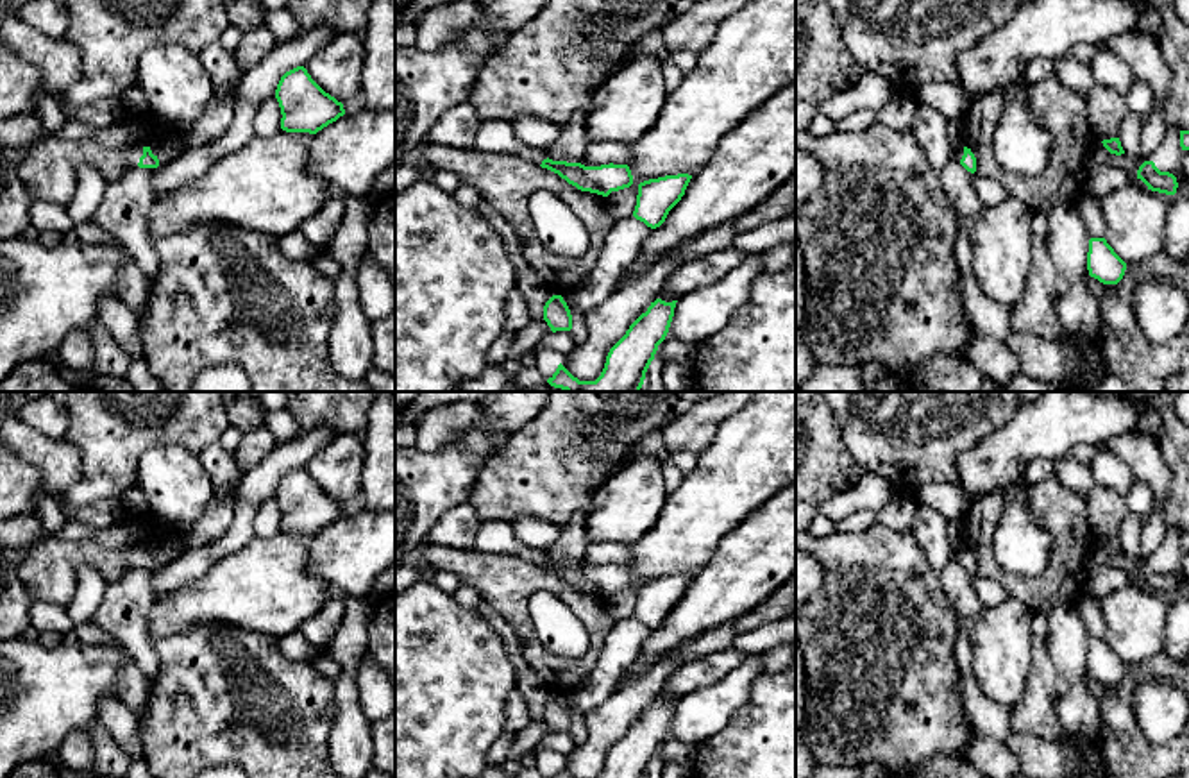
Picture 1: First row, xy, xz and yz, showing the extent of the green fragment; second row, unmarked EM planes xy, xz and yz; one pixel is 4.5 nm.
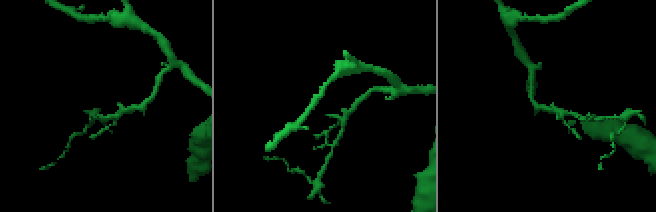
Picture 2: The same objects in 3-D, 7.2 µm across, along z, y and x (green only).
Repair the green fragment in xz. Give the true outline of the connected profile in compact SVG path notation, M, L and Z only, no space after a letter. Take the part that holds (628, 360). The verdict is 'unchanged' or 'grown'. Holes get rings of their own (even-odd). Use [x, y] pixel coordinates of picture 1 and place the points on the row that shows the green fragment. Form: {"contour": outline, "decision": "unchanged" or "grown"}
{"contour": "M656 299L610 349L595 381L579 381L561 363L547 379L565 392L640 392L658 345L665 340L678 300Z", "decision": "unchanged"}

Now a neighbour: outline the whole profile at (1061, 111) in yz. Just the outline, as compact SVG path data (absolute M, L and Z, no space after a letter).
M1057 77L1028 84L1026 102L1033 111L1035 122L1051 134L1048 165L1037 175L1008 172L996 157L994 136L1005 109L1001 93L989 93L971 100L964 116L967 131L966 147L976 157L974 173L999 181L1012 199L1021 200L1032 213L1048 216L1057 206L1073 204L1084 190L1087 177L1085 156L1100 140L1089 123L1085 95L1066 88Z

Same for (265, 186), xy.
M254 134L220 157L198 179L154 199L147 216L150 240L204 224L231 224L281 238L327 204L331 184L308 170L315 134Z

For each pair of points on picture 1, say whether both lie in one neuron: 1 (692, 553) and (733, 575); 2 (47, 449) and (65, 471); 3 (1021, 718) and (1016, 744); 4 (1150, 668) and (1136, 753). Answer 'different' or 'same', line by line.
1: different
2: same
3: different
4: same

